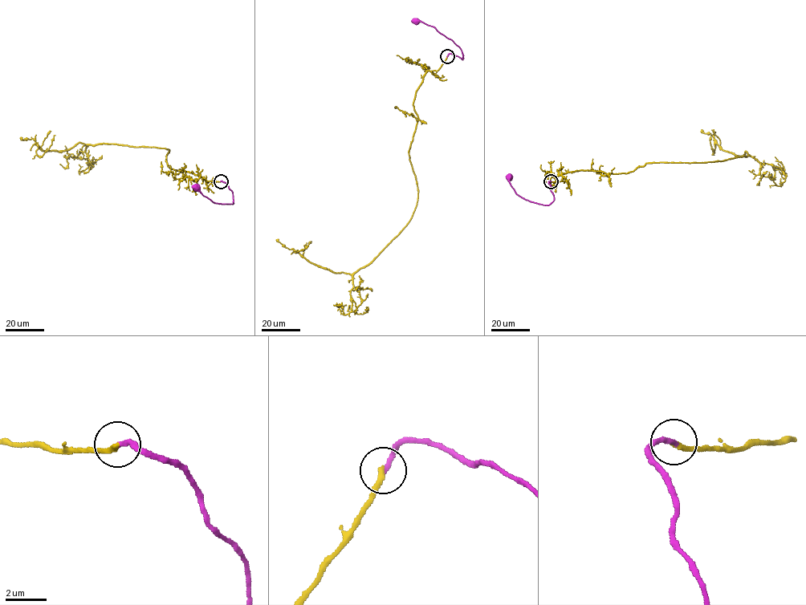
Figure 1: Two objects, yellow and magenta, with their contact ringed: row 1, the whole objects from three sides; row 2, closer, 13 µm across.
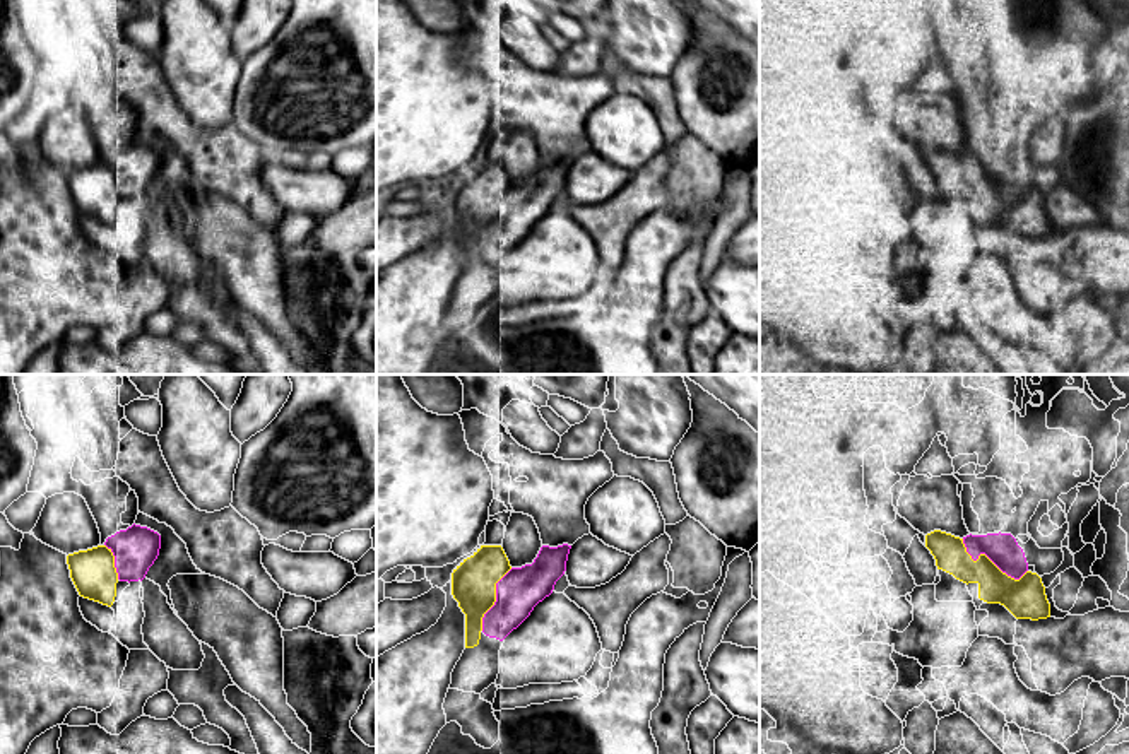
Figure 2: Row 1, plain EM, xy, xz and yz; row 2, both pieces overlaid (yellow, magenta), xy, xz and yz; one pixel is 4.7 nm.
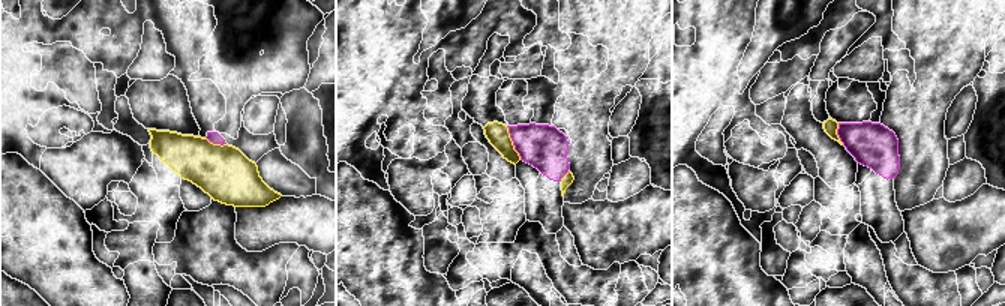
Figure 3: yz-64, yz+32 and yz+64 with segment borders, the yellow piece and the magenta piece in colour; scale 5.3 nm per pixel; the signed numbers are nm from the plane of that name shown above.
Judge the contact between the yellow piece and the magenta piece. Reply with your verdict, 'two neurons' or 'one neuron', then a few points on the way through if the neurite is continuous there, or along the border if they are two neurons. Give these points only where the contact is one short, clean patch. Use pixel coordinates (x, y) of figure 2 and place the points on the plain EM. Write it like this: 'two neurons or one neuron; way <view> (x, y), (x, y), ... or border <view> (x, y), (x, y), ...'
one neuron

